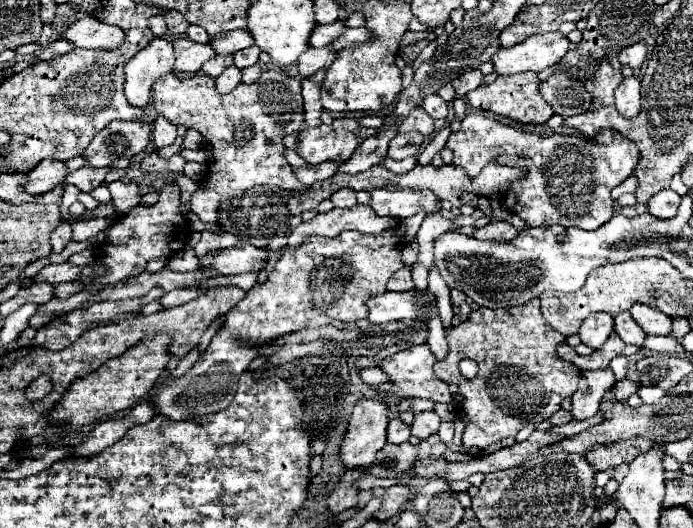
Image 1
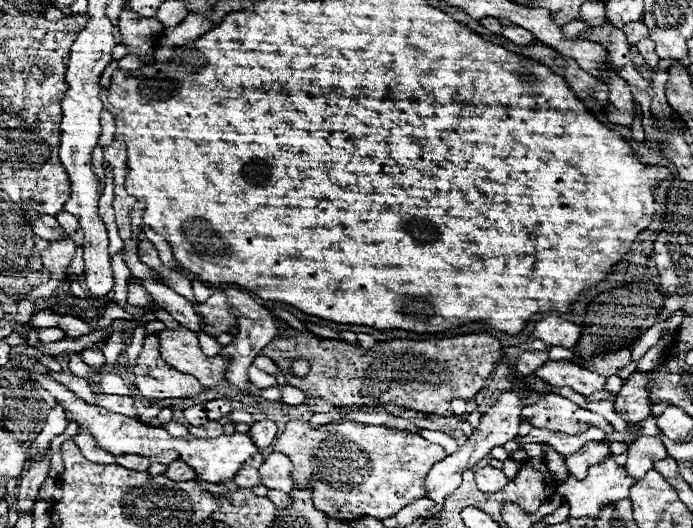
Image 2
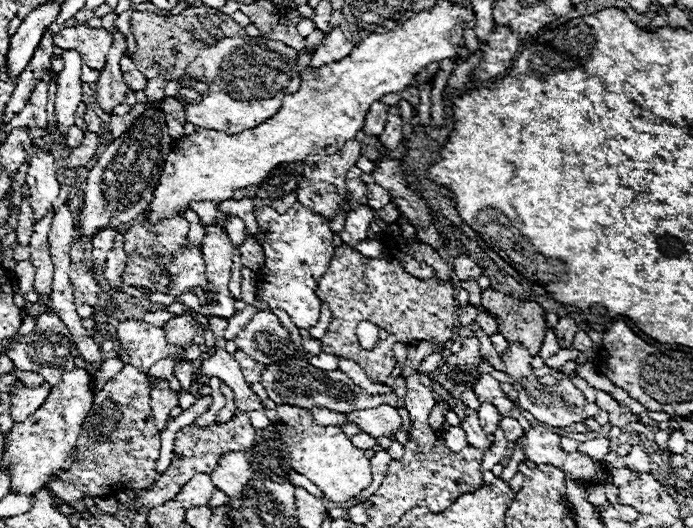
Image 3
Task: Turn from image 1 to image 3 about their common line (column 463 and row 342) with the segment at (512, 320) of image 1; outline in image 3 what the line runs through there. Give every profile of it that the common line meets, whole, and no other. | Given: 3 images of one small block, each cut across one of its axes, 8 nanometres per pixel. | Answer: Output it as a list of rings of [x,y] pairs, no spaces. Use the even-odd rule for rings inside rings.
[[[382,240],[382,244],[386,246],[386,254],[382,258],[364,258],[356,248],[346,244],[338,246],[334,250],[334,260],[330,260],[330,268],[324,272],[322,280],[318,280],[318,296],[328,302],[332,312],[328,332],[322,338],[322,352],[352,358],[376,384],[384,384],[396,366],[392,356],[394,342],[412,344],[416,340],[432,338],[438,344],[446,344],[456,328],[456,290],[452,282],[440,282],[438,276],[428,280],[410,276],[398,262],[394,246],[388,240]],[[360,320],[370,320],[372,324],[386,328],[390,336],[386,340],[378,340],[372,350],[364,350],[356,336]]]

